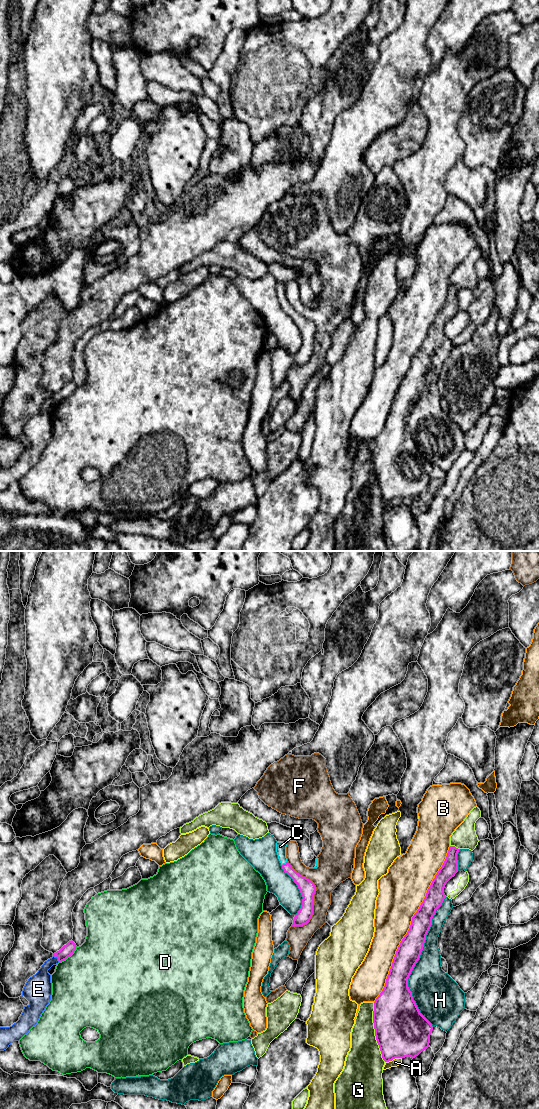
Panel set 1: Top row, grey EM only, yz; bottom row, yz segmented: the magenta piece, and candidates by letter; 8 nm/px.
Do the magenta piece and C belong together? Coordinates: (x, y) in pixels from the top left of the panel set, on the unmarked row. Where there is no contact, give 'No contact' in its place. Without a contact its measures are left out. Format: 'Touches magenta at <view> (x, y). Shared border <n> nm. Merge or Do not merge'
Touches magenta at yz (284, 304). Shared border 70 nm. Merge

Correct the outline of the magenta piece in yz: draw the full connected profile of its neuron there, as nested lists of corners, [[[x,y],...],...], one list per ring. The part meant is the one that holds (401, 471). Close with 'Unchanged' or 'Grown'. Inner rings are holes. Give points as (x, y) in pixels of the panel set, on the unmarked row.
[[[455,286],[449,287],[442,307],[435,315],[423,342],[412,357],[407,374],[398,386],[385,426],[374,442],[373,463],[375,476],[385,502],[392,501],[395,498],[415,498],[429,487],[433,466],[420,453],[413,440],[412,432],[408,427],[408,418],[420,398],[426,375],[432,365],[432,358],[446,338],[444,334],[445,325],[458,312],[457,294],[459,290]]]. Unchanged

